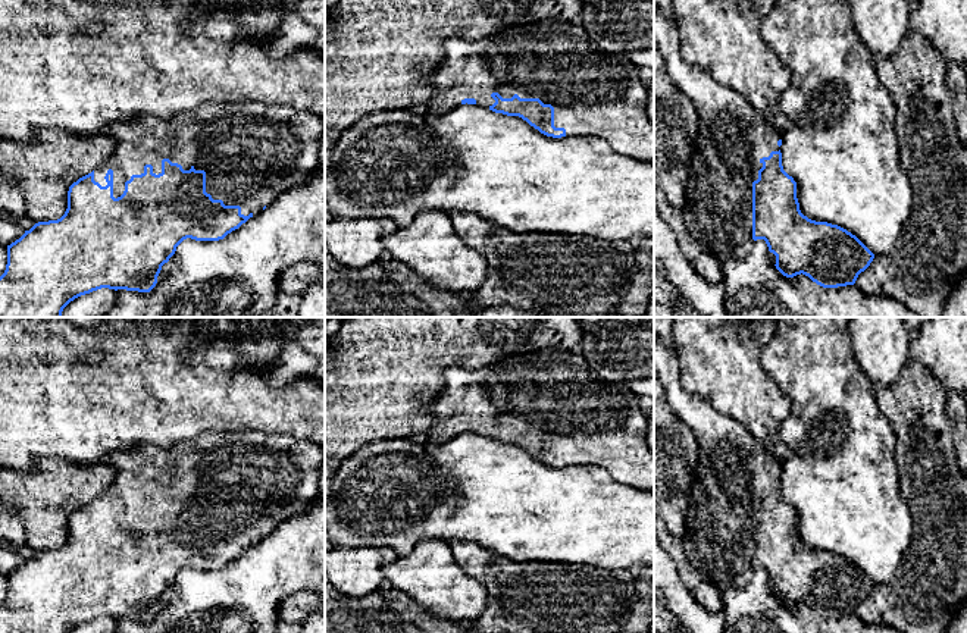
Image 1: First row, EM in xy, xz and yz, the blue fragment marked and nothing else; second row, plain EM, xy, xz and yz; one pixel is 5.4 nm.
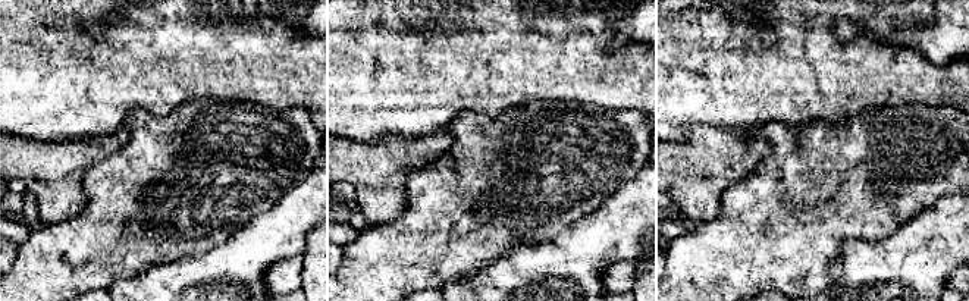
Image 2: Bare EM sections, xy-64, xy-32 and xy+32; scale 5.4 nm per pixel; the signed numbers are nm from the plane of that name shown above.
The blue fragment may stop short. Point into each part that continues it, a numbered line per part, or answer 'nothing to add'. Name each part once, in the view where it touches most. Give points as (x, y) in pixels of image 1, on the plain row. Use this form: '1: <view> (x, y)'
1: xy (252, 482)

